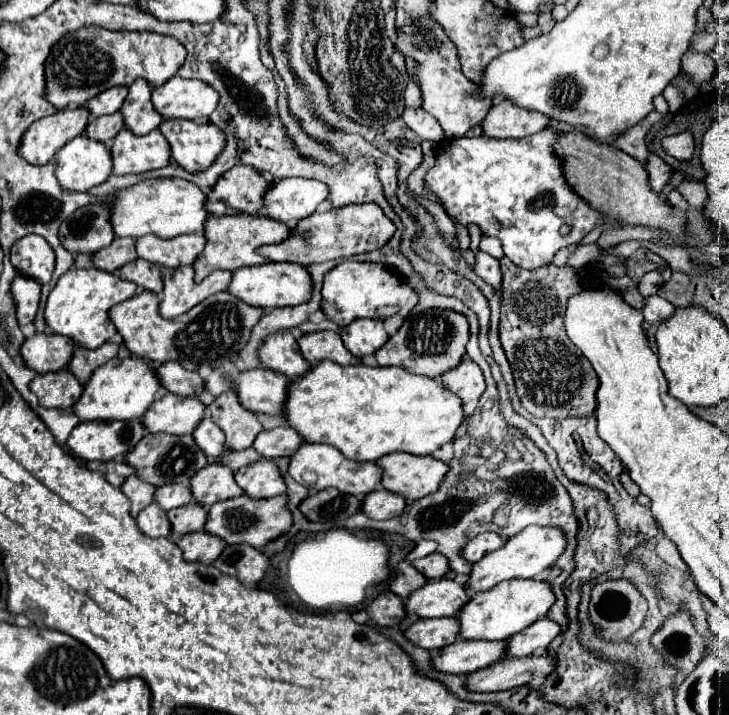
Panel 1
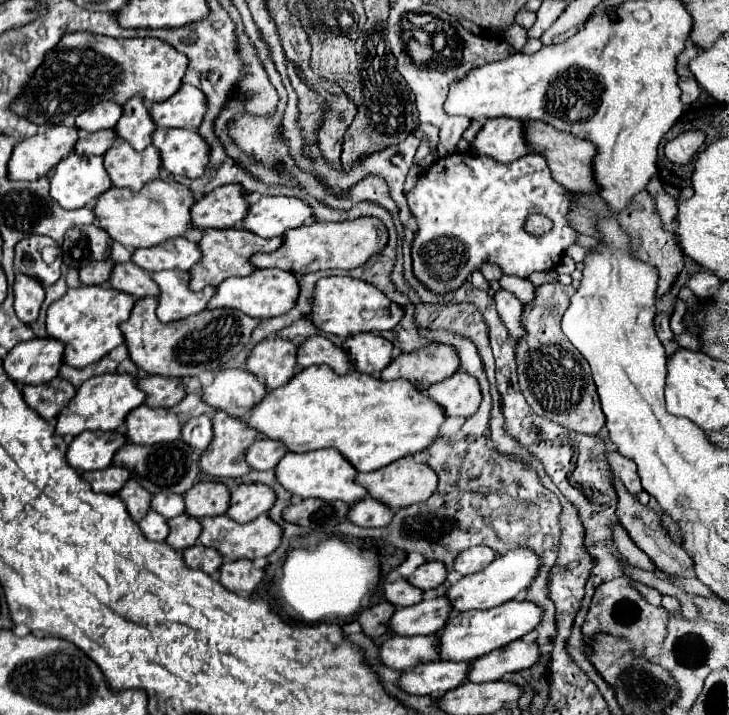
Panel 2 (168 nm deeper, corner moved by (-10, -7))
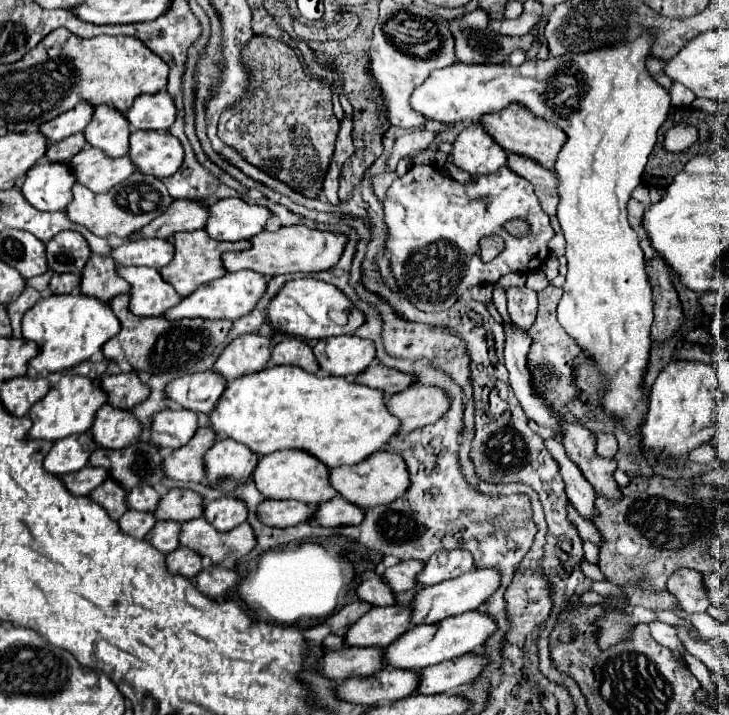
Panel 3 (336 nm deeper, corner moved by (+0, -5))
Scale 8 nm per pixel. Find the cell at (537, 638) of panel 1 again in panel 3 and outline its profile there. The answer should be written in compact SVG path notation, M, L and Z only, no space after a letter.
M467 654L461 658L453 658L449 662L441 662L437 666L427 666L419 672L417 694L449 694L453 692L453 688L469 684L469 680L477 678L485 664L485 658L477 654Z

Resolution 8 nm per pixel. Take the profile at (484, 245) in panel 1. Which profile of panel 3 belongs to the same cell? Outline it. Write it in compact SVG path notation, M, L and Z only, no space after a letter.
M509 288L507 304L513 324L523 330L529 330L537 316L537 294L529 288Z

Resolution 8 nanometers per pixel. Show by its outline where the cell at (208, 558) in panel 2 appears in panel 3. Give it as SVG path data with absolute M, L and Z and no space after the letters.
M177 548L171 554L165 556L167 570L171 574L179 574L185 578L195 578L201 570L201 556L197 556L193 550L187 548Z

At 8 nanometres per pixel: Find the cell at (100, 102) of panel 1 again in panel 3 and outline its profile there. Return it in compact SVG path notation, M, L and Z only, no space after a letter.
M81 102L73 110L45 122L43 126L39 126L39 132L49 142L57 142L57 140L63 140L63 138L67 138L71 134L83 132L83 128L89 124L91 116L93 116L93 106L87 104L87 102Z

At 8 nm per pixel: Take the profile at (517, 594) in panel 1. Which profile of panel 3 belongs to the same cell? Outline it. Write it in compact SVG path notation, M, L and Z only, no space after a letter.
M475 610L445 618L437 624L419 624L409 628L405 634L401 634L401 638L391 642L383 650L383 664L417 672L417 670L423 670L425 666L433 666L443 660L453 660L469 652L477 652L485 644L487 636L493 634L495 630L497 630L497 624L487 614L475 612Z

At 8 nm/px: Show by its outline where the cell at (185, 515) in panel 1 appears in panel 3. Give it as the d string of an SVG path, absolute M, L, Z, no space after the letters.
M161 520L153 526L153 532L145 536L147 542L151 542L153 536L153 546L161 552L161 554L169 554L179 546L179 530L181 524L179 522L171 522L171 520Z

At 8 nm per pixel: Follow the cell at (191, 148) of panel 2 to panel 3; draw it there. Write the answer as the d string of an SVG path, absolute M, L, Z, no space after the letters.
M137 130L129 138L129 158L141 174L167 178L183 162L183 146L169 132Z

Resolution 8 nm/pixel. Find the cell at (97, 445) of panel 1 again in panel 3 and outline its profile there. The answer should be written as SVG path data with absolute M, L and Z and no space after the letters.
M89 434L67 436L65 440L57 440L51 446L51 450L43 462L43 468L57 476L77 472L87 466L87 460L95 448L97 448L97 444L93 442L93 438Z

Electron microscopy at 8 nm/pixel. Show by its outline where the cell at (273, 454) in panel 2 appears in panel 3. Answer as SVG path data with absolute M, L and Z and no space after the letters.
M217 440L205 454L205 486L231 496L253 474L259 456L241 442Z

